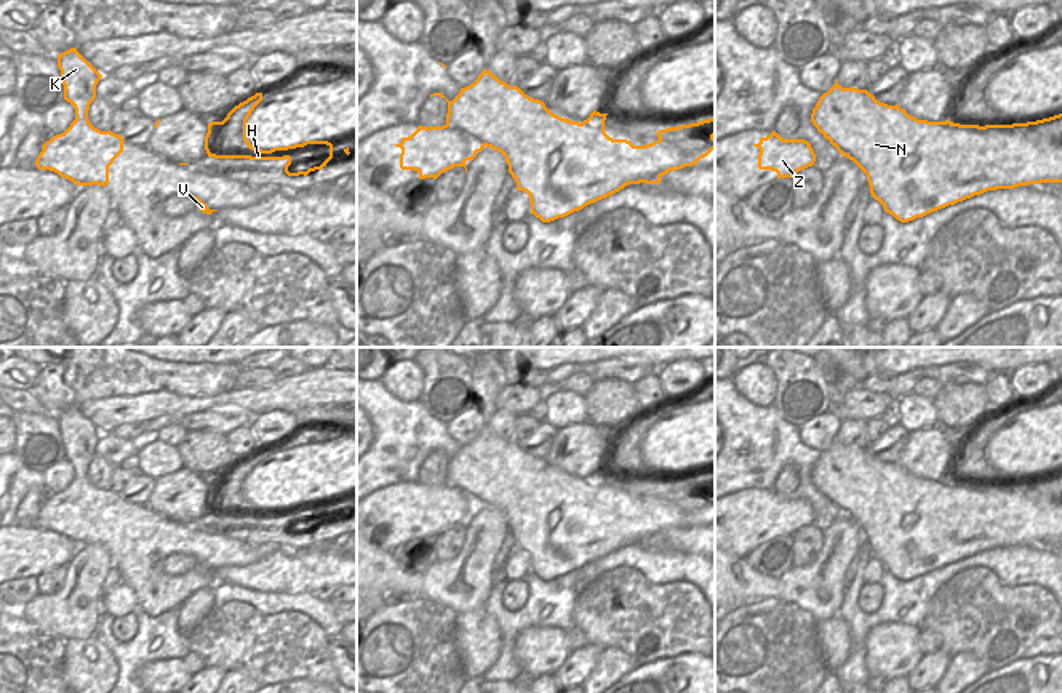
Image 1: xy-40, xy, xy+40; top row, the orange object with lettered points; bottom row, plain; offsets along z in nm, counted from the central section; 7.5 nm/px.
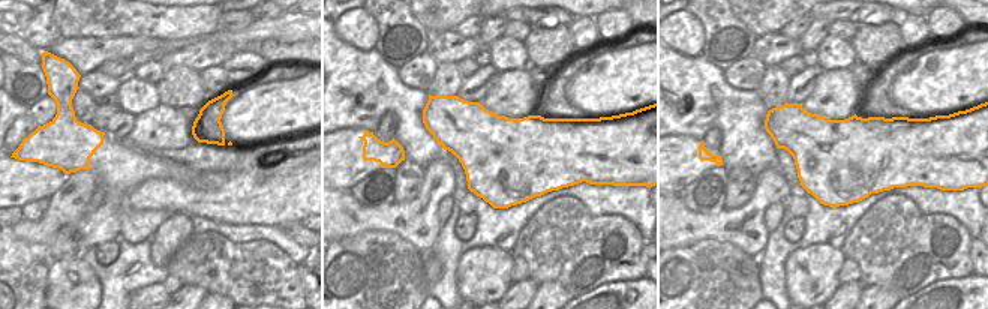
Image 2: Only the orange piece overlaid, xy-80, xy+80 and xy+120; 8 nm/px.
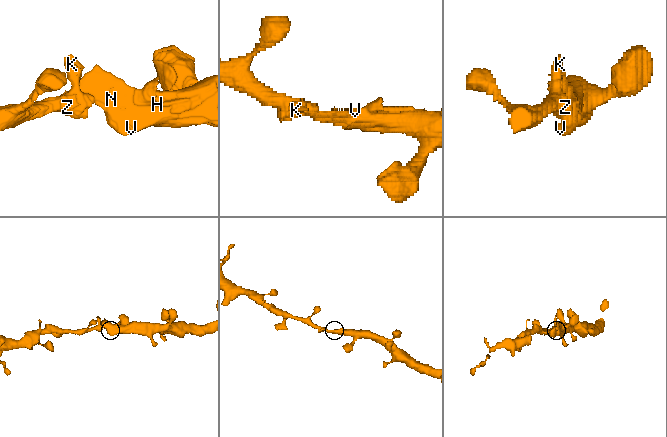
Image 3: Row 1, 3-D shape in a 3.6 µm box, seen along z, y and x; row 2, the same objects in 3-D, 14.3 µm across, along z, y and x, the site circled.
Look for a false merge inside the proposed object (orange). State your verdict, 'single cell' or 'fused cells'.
single cell

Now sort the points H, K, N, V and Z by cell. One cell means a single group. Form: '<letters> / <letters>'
H K N V Z

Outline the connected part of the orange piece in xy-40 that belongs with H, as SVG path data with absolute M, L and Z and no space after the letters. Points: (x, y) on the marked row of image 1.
M256 93L235 106L222 122L208 123L205 150L214 158L250 158L250 160L288 160L285 173L288 176L307 176L321 170L333 158L333 144L328 141L305 141L302 144L273 147L262 150L253 147L246 139L246 120L254 107L262 101L262 93Z

